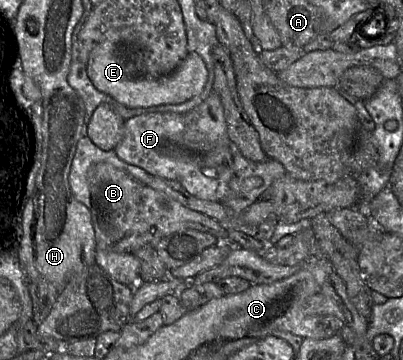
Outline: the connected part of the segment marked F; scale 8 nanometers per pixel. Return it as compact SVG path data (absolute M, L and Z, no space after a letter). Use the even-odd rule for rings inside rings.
M153 112L125 121L125 133L114 151L124 162L148 173L178 181L189 193L206 200L222 201L231 195L229 182L233 176L233 143L211 151L197 151L184 142L184 114Z

